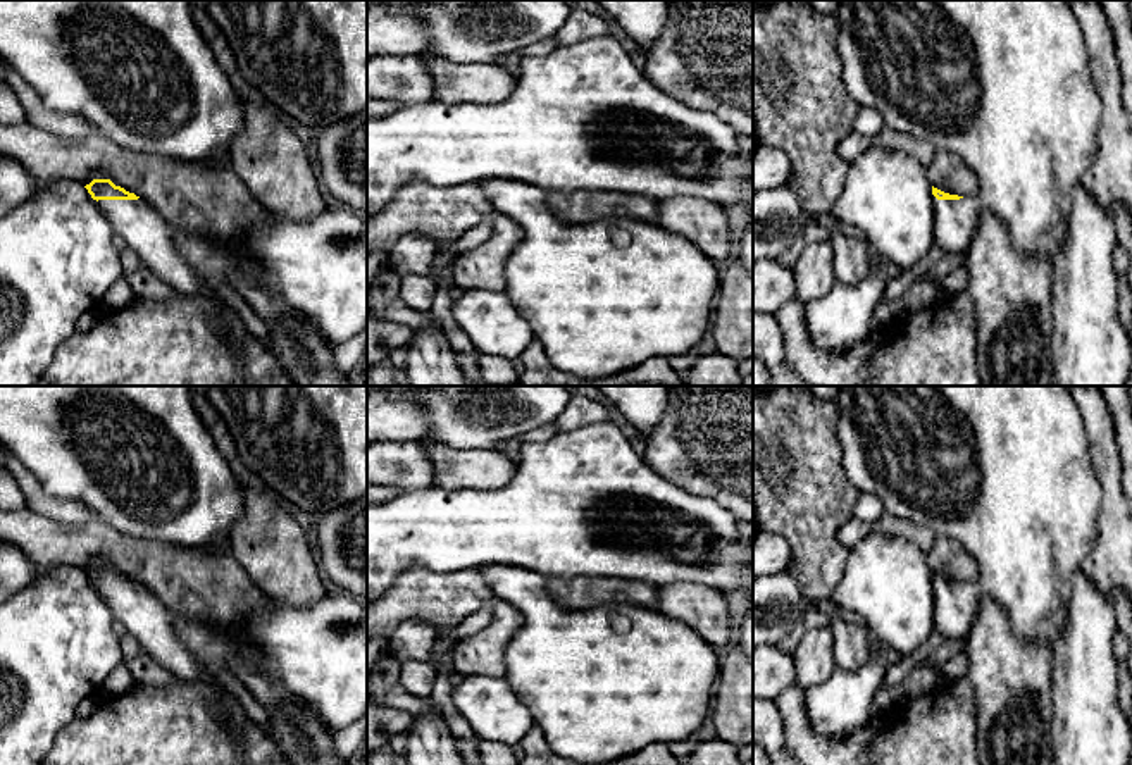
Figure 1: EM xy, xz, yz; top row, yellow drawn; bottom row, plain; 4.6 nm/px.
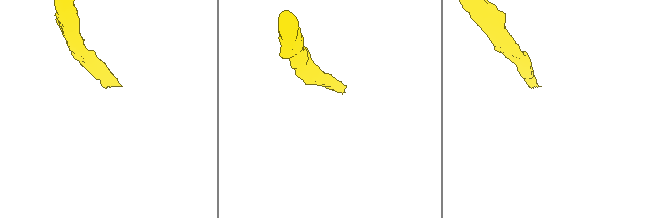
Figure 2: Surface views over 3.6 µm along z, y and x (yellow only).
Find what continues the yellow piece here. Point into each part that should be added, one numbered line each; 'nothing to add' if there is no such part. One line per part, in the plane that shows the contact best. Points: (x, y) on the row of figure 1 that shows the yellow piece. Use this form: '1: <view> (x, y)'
1: xy (142, 226)

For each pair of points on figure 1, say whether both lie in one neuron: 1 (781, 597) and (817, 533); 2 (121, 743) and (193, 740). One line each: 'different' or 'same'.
1: different
2: same

